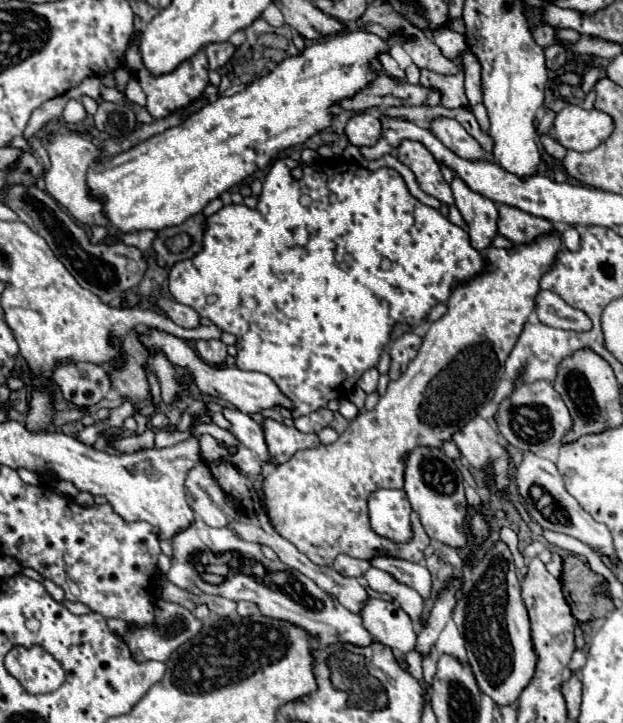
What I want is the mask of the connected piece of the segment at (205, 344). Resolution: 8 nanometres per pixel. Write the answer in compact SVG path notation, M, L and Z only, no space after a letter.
M197 340L199 356L211 366L223 366L227 358L227 346L221 340Z

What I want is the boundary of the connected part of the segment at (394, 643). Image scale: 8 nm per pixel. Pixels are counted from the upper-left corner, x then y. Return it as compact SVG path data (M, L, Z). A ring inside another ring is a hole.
M371 598L363 612L363 626L385 646L397 654L407 654L415 648L415 628L407 612L403 612L395 602Z

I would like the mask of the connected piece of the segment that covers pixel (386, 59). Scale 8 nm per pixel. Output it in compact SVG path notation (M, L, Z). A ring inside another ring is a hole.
M381 54L379 56L379 60L381 60L381 64L383 64L383 68L385 68L385 72L389 74L389 76L395 76L395 78L405 78L405 72L397 66L397 62L389 56L389 54Z

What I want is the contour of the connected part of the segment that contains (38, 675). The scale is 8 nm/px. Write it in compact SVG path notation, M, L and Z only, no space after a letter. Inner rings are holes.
M39 644L25 648L25 646L15 646L7 652L5 656L5 668L11 676L15 676L19 680L19 684L29 692L29 694L45 694L45 692L53 692L57 690L63 682L65 682L65 670L63 666L47 652L43 650Z

